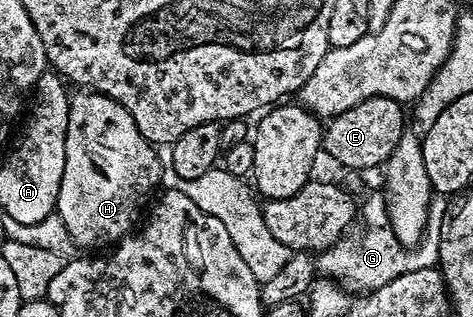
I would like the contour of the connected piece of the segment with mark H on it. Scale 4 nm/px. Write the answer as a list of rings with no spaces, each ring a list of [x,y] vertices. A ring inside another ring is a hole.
[[[93,91],[75,92],[70,99],[70,110],[68,111],[68,135],[64,139],[64,179],[60,179],[60,195],[58,196],[58,204],[56,212],[60,215],[60,219],[66,224],[66,234],[70,237],[71,242],[77,245],[106,245],[102,247],[110,247],[122,240],[127,233],[135,228],[136,222],[139,220],[140,214],[143,212],[142,204],[146,201],[146,196],[155,188],[159,188],[162,180],[162,164],[158,158],[158,150],[150,142],[144,139],[144,135],[140,135],[140,131],[136,127],[136,123],[132,119],[132,115],[128,115],[126,108],[120,103],[116,103],[111,97],[105,97],[102,93]]]

